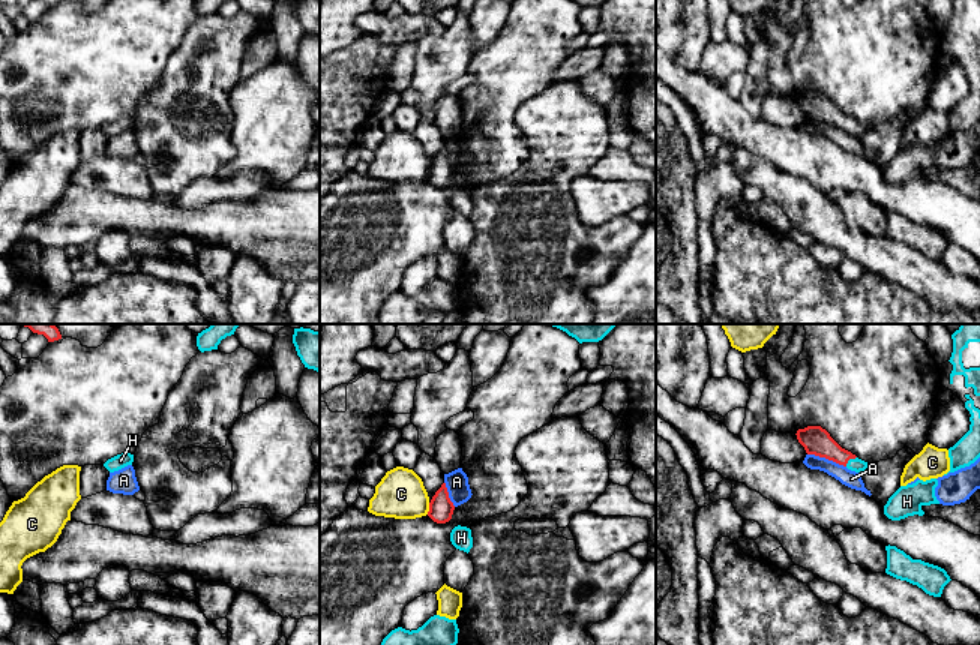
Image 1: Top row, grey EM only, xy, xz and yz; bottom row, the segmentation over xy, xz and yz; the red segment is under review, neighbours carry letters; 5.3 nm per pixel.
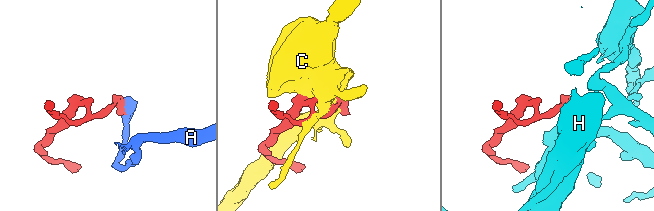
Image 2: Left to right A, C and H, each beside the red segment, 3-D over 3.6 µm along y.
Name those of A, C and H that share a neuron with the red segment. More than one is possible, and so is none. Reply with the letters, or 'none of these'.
H

